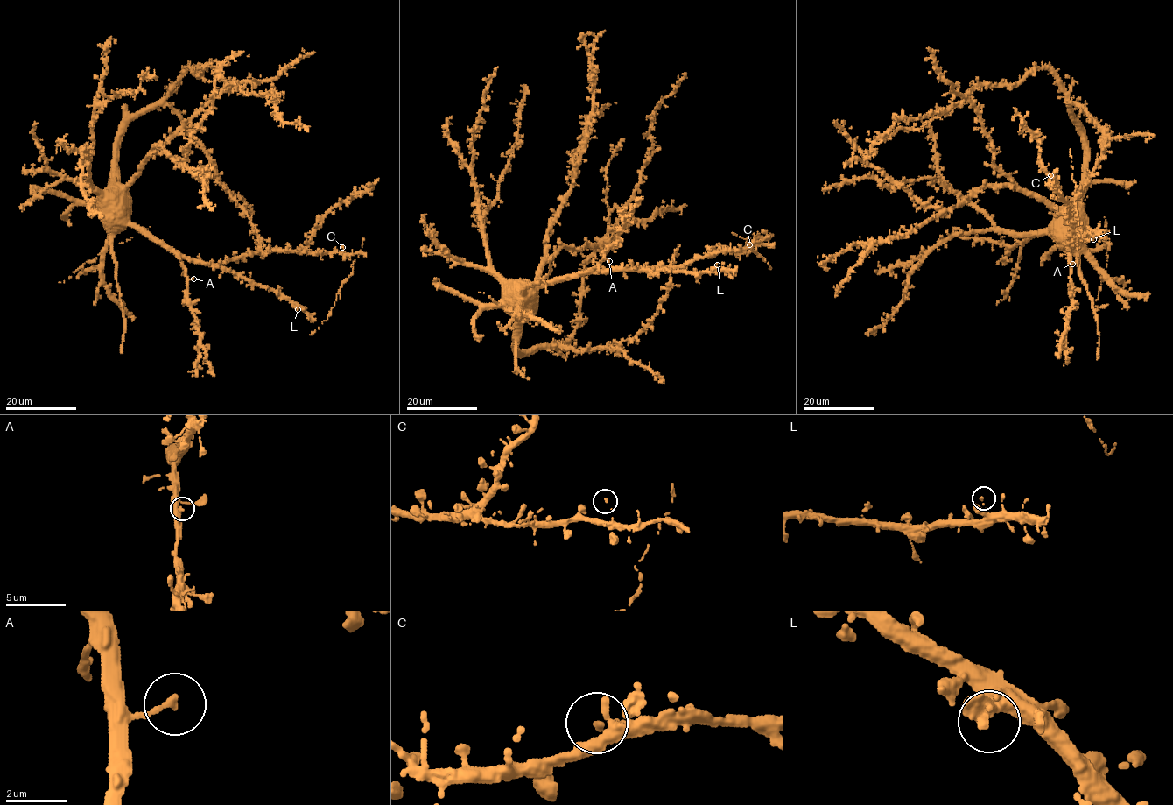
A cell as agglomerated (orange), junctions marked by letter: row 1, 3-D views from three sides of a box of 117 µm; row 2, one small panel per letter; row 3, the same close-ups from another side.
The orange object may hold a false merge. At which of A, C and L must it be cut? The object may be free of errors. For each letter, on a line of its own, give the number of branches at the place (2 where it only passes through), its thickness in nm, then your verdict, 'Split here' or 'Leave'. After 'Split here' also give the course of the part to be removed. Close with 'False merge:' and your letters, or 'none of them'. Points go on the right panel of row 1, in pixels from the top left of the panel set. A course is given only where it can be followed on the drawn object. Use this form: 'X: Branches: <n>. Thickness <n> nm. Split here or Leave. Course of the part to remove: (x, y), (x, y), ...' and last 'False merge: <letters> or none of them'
A: Branches: 1. Thickness 240 nm. Leave
C: Branches: 1. Thickness 200 nm. Leave
L: Branches: 1. Thickness 240 nm. Leave
False merge: none of them

